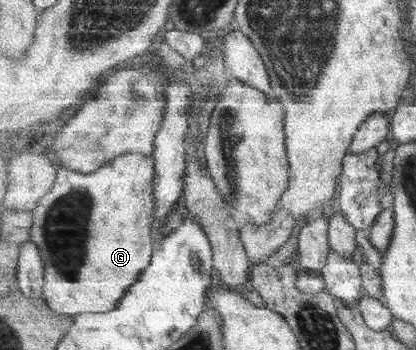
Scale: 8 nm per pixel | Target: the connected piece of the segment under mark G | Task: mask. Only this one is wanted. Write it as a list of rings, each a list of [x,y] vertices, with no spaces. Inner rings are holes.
[[[128,153],[117,156],[92,174],[58,166],[52,192],[42,198],[33,210],[34,224],[30,235],[30,241],[42,253],[45,266],[44,298],[52,310],[71,317],[89,312],[113,311],[129,288],[140,280],[145,268],[150,266],[157,246],[153,240],[157,207],[154,162],[154,156]]]

